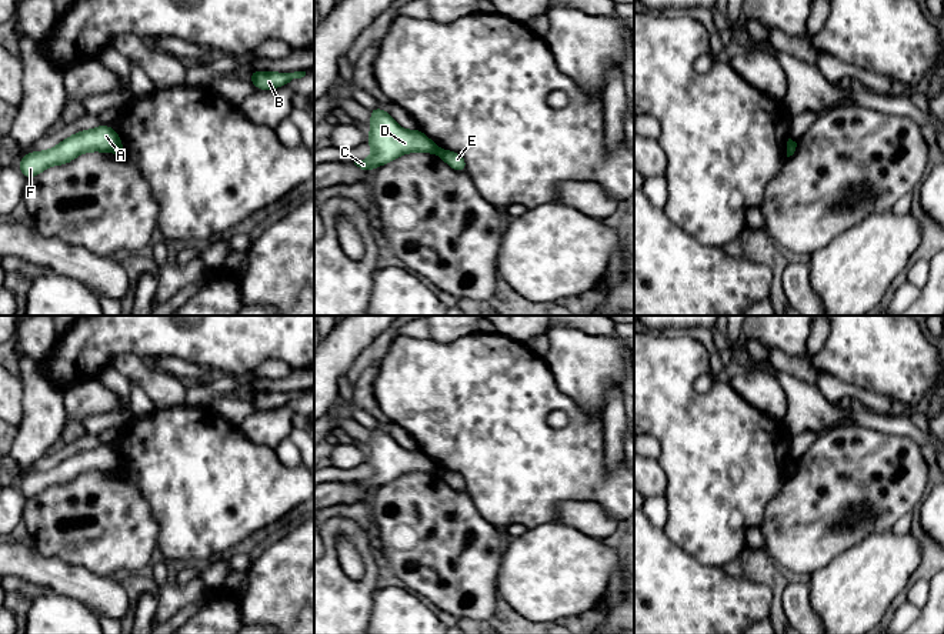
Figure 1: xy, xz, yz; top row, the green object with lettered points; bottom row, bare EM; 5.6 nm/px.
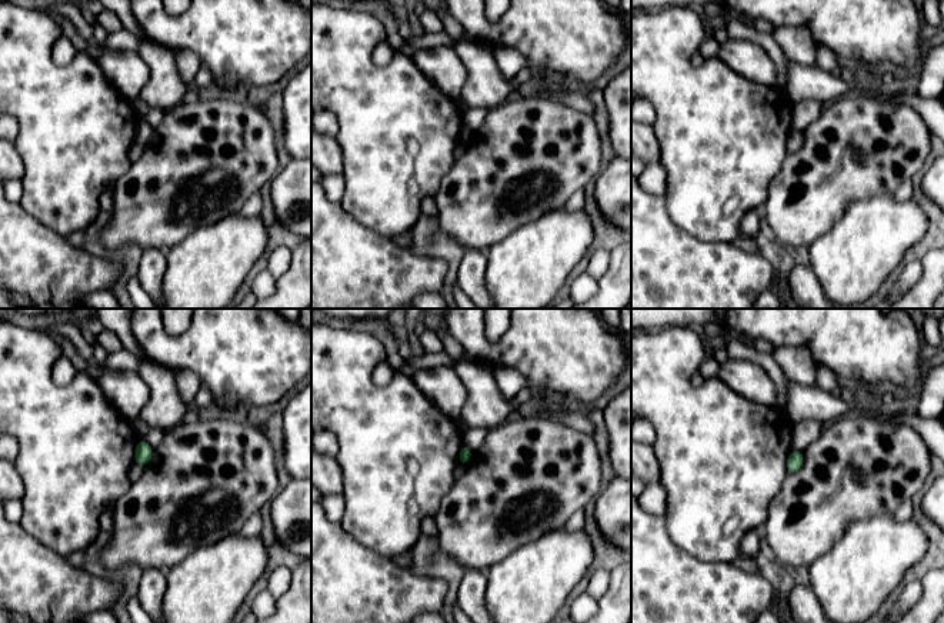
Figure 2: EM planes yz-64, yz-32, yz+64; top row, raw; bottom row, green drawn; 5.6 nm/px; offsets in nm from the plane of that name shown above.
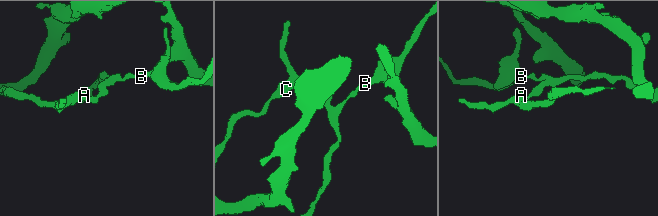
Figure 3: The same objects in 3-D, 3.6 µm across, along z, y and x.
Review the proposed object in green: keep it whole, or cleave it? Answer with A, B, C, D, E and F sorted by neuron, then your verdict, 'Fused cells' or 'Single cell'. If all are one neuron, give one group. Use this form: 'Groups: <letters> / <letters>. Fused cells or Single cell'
Groups: A C D F / B E. Fused cells

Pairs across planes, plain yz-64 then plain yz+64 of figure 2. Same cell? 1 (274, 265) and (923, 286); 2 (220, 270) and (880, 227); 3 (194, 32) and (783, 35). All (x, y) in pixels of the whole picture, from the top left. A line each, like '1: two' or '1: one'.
1: two
2: one
3: two

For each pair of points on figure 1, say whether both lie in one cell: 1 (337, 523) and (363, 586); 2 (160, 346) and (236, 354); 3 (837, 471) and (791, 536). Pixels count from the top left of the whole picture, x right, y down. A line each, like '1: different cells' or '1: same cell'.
1: same cell
2: same cell
3: same cell

